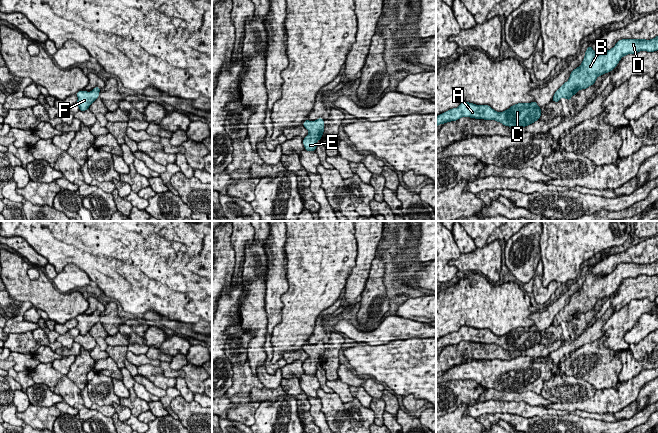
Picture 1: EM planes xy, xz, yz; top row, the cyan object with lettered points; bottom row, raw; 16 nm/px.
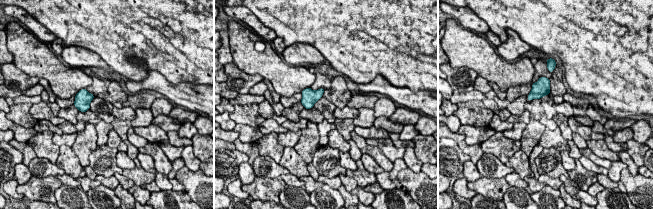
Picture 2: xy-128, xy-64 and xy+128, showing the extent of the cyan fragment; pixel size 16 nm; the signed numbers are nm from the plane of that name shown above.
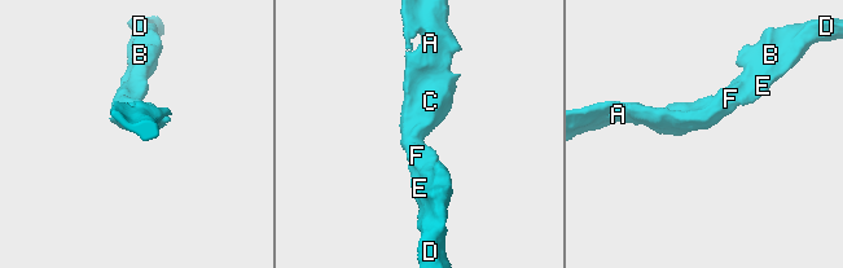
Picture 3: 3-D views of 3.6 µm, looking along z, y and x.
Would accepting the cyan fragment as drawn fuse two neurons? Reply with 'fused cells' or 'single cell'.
single cell

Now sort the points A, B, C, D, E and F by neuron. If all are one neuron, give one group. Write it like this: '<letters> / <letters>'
A B C D E F

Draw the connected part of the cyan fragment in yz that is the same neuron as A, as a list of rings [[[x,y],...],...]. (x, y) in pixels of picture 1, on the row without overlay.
[[[535,325],[518,327],[503,336],[497,336],[489,329],[476,329],[462,326],[457,332],[450,333],[436,340],[436,351],[439,348],[459,344],[461,341],[495,344],[509,351],[526,351],[541,341],[541,331]]]

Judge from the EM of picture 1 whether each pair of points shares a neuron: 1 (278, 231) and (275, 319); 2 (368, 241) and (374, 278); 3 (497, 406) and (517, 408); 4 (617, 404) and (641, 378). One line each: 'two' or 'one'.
1: one
2: two
3: one
4: one

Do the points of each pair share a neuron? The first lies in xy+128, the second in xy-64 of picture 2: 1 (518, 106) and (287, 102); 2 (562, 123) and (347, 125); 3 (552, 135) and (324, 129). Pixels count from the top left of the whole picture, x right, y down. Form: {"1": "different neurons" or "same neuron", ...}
{"1": "different neurons", "2": "same neuron", "3": "different neurons"}

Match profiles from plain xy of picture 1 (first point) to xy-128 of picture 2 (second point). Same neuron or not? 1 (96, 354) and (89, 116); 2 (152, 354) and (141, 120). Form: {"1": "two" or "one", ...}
{"1": "two", "2": "two"}

